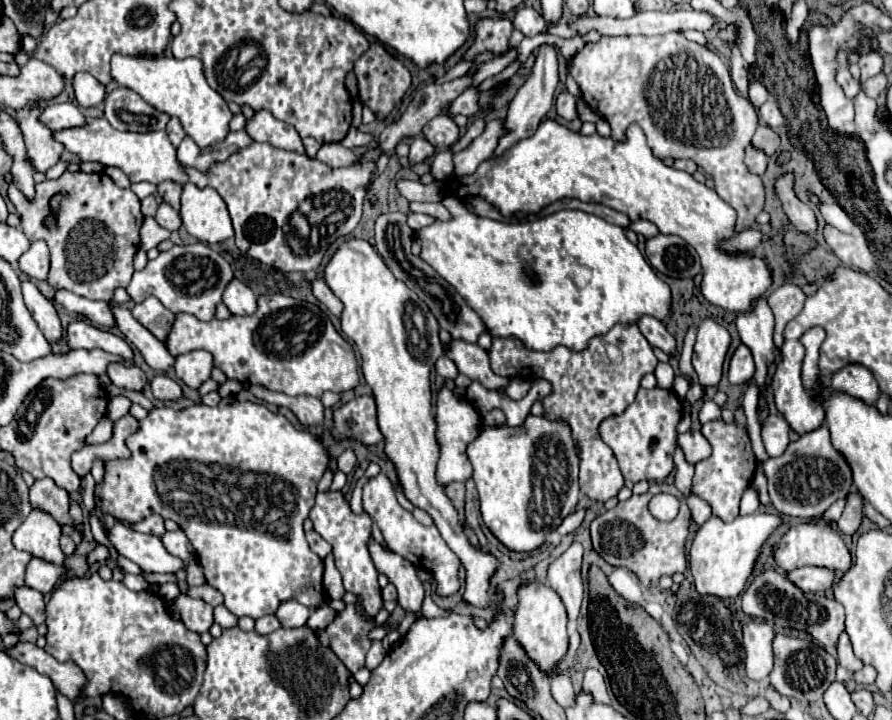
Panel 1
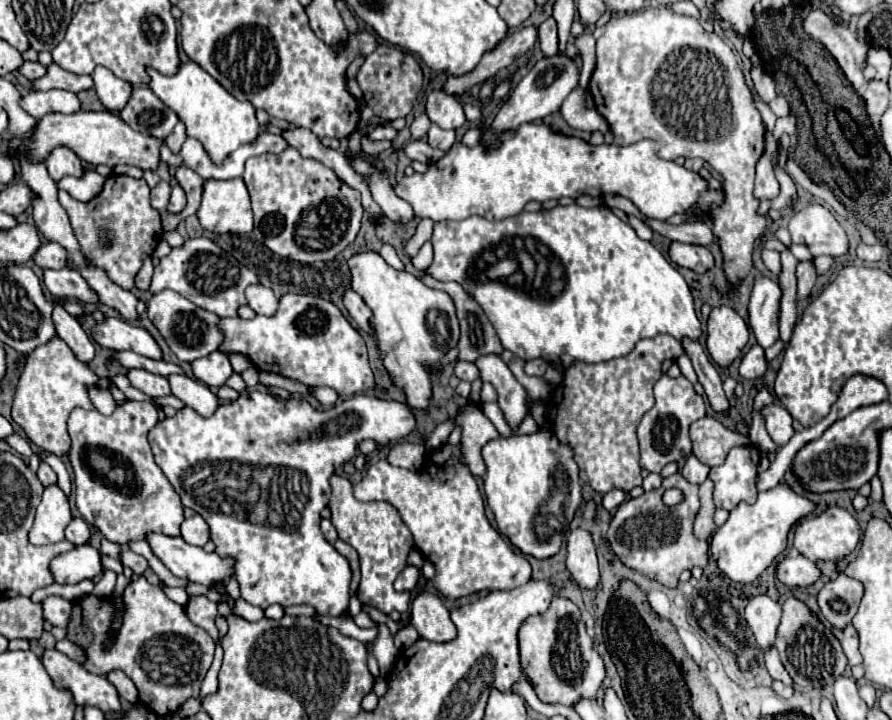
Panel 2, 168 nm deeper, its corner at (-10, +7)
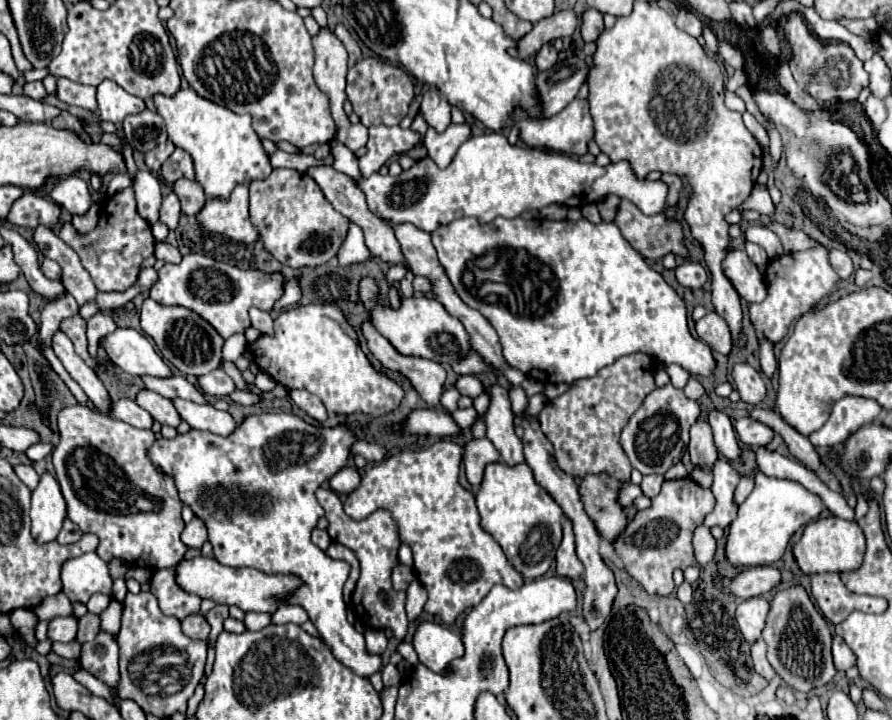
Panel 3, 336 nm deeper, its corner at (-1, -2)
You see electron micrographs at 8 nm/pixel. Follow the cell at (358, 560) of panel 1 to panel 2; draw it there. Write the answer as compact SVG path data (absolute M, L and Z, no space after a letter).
M333 476L331 480L331 500L329 500L329 508L331 508L331 522L337 528L337 534L341 540L345 540L347 544L351 544L361 560L361 584L359 584L359 600L361 604L373 606L383 614L391 614L393 610L397 612L407 612L409 610L409 602L411 602L411 594L409 592L397 592L393 588L393 582L397 578L397 574L407 566L407 556L413 550L413 534L409 532L409 528L405 526L405 522L401 520L397 508L393 508L393 504L389 502L359 502L353 496L353 486L345 476Z

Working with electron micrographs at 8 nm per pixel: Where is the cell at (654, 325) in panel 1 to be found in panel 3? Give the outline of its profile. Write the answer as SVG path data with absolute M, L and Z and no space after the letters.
M714 409L708 413L708 423L714 431L714 443L716 443L718 451L726 459L736 459L740 455L740 447L738 447L736 435L734 435L734 427L732 427L730 417L726 413Z

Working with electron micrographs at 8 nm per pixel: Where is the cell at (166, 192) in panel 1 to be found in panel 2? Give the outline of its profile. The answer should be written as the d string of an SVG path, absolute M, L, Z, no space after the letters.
M179 166L177 168L177 174L175 174L179 186L185 190L187 194L187 208L183 210L185 212L185 218L195 214L199 204L201 204L201 192L203 192L203 182L205 178L201 178L197 172L193 172L191 168L185 168L185 166Z

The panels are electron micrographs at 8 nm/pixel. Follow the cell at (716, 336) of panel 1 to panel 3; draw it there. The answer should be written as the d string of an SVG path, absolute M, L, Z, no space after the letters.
M708 313L700 321L696 321L696 333L698 337L708 343L714 351L728 355L732 349L732 335L726 325L726 321L718 313Z

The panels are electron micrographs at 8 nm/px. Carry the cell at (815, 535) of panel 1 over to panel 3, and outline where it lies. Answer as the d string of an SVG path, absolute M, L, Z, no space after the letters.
M834 515L810 521L806 525L800 541L796 541L792 545L792 553L796 557L796 563L806 575L826 573L826 571L840 573L840 571L856 569L856 567L860 567L860 561L864 557L864 549L866 549L866 539L864 539L860 525L856 521L846 521L846 519L840 519Z

